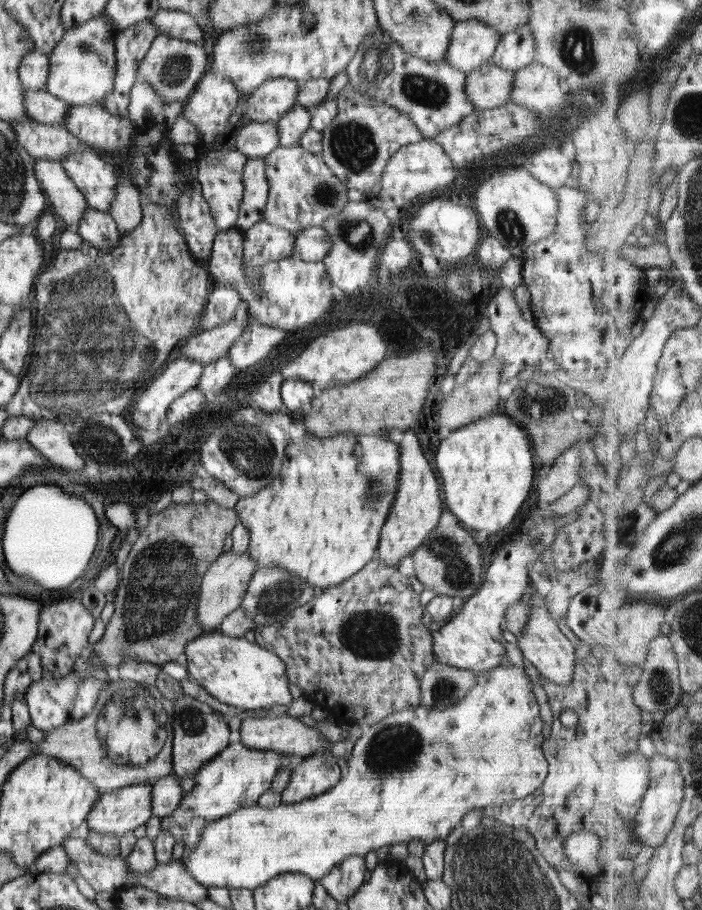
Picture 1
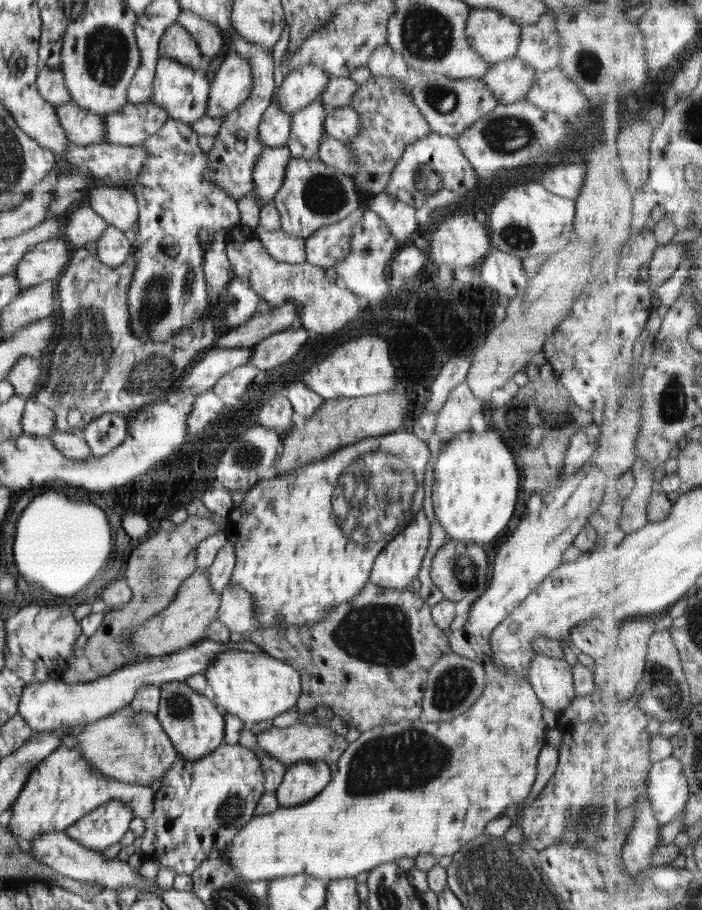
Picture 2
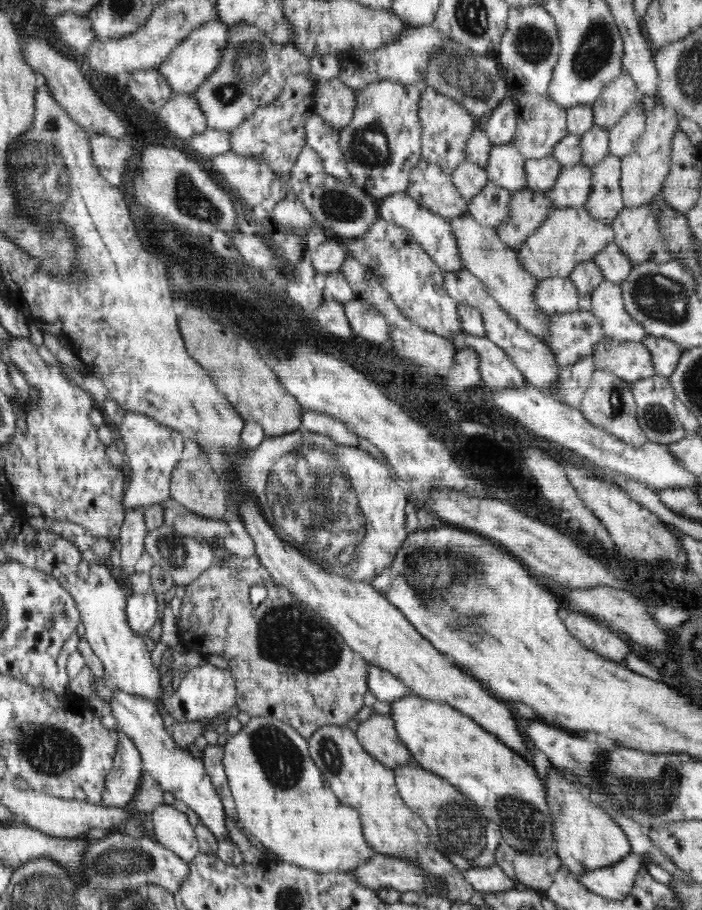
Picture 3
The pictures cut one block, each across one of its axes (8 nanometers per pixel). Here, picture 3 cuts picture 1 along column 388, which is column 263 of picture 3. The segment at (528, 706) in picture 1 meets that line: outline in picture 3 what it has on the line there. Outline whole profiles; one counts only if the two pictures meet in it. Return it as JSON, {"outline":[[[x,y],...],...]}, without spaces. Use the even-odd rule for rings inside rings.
{"outline":[[[260,716],[258,718],[251,718],[250,722],[246,726],[240,728],[238,734],[228,737],[226,744],[223,746],[224,757],[223,764],[228,782],[230,785],[230,791],[234,797],[236,803],[236,810],[239,816],[240,822],[243,824],[246,830],[250,834],[254,835],[254,838],[258,838],[265,848],[270,848],[274,852],[280,861],[286,861],[287,863],[304,867],[305,869],[312,869],[317,873],[347,873],[349,874],[354,868],[358,868],[363,864],[366,864],[368,860],[376,856],[376,851],[368,845],[368,841],[364,839],[364,833],[362,833],[362,823],[360,822],[360,813],[350,806],[345,806],[336,797],[336,794],[331,790],[330,783],[326,781],[326,777],[322,774],[318,765],[314,762],[314,759],[310,756],[309,746],[307,740],[304,739],[292,726],[285,723],[282,718],[271,718],[268,716]]]}

